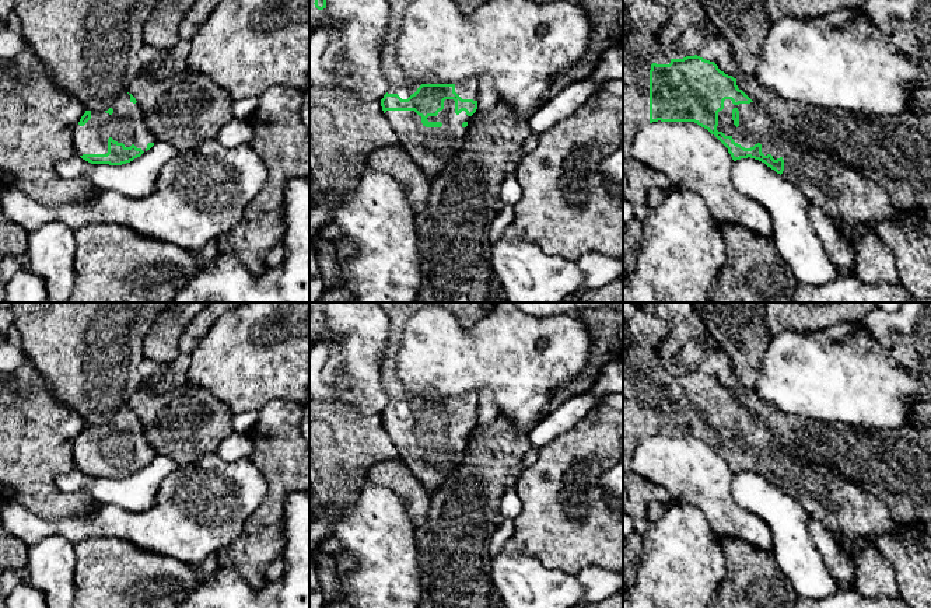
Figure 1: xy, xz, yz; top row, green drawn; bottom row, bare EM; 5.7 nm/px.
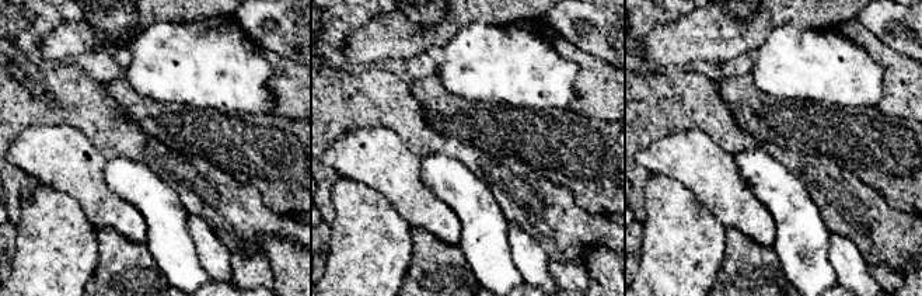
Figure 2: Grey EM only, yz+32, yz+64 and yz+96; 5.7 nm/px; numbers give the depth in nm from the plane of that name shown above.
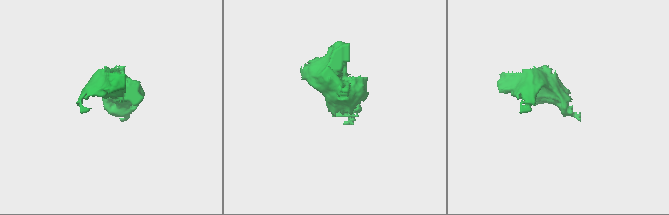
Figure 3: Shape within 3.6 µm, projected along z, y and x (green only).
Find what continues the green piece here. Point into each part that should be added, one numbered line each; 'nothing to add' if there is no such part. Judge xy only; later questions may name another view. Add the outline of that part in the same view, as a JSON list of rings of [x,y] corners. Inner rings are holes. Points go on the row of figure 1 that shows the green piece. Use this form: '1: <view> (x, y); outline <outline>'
1: xy (126, 125); outline [[[127,91],[113,102],[112,109],[112,115],[91,112],[91,119],[84,126],[77,125],[74,127],[76,154],[106,154],[109,137],[123,143],[125,147],[134,144],[143,151],[146,151],[148,143],[157,141],[146,126],[139,104],[130,101]]]

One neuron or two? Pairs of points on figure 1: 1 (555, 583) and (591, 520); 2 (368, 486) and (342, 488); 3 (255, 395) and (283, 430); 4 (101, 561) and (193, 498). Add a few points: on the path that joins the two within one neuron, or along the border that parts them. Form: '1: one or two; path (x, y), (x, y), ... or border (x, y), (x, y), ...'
1: two; border (532, 556), (548, 568), (560, 569), (576, 576)
2: two; border (367, 475), (359, 493), (349, 503), (333, 505)
3: two; border (294, 401), (270, 399), (256, 409)
4: two; border (95, 537), (119, 537), (158, 554)

